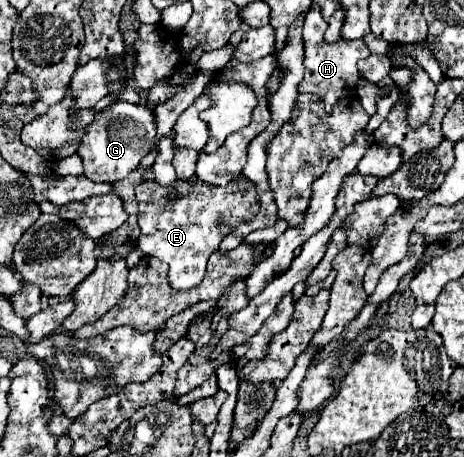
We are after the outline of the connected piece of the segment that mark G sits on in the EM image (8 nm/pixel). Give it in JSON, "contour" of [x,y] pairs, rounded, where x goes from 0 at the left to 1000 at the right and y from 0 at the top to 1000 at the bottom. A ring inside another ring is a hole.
{"contour":[[[250,221],[246,230],[207,247],[203,265],[185,278],[168,339],[181,352],[181,383],[198,396],[246,400],[289,374],[302,348],[328,326],[336,300],[332,247],[310,230],[284,230],[276,221]]]}

